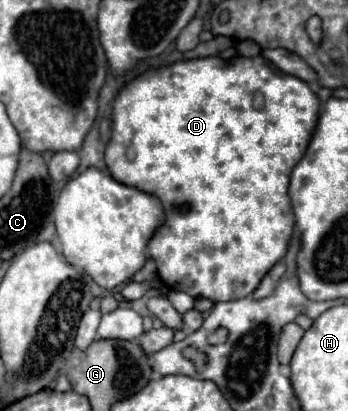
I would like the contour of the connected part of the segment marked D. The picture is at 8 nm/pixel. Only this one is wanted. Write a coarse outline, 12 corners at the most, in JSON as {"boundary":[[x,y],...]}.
{"boundary":[[258,57],[146,71],[110,175],[156,193],[166,287],[248,297],[288,249],[306,81]]}

